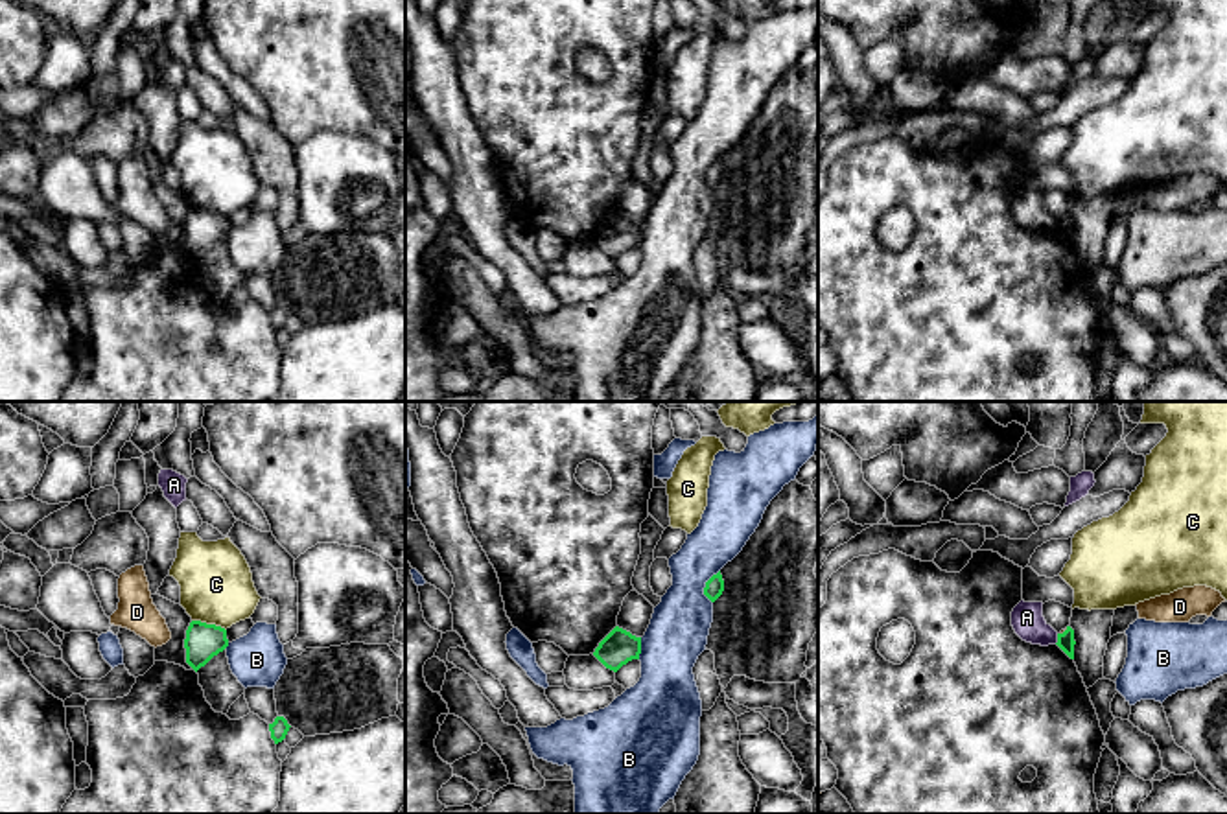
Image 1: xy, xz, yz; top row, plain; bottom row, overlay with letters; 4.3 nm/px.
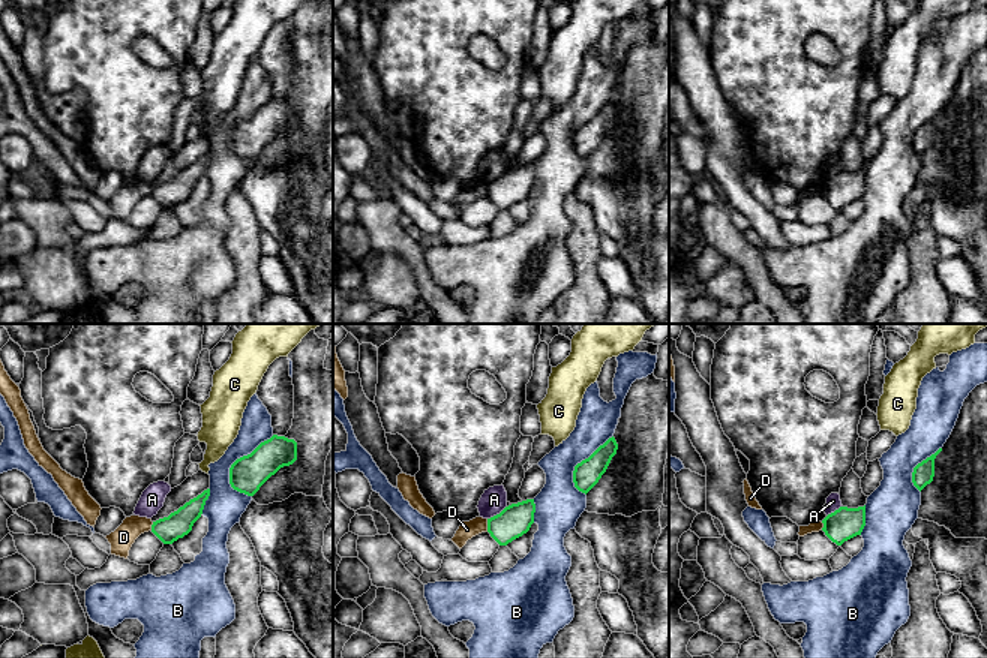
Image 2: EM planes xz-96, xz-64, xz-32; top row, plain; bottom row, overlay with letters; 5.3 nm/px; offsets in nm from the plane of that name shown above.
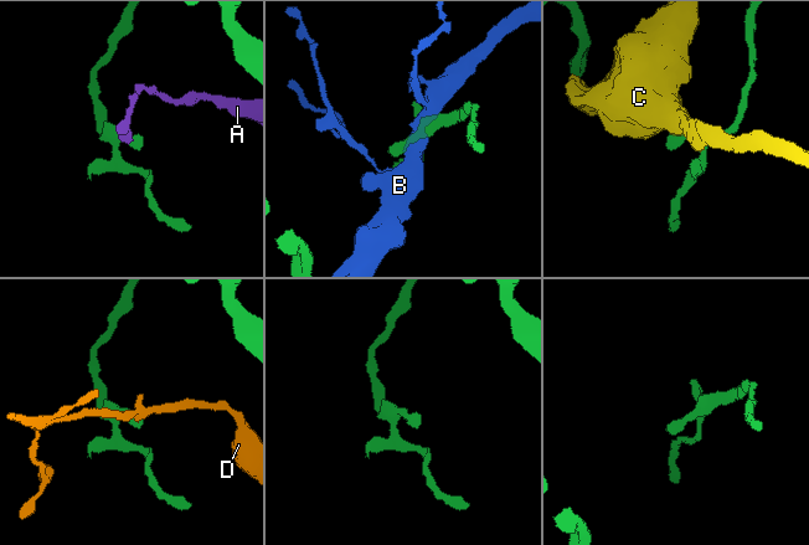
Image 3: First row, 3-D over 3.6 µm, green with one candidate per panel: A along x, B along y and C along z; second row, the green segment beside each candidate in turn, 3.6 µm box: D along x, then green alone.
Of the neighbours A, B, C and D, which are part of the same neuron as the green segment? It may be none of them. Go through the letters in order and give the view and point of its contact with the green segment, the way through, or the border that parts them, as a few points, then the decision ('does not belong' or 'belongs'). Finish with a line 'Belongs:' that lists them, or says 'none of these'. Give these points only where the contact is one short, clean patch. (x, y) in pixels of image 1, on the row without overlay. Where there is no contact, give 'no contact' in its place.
A: meets green in yz at (1058, 227); does not belong
B: meets green in xz at (706, 174); does not belong
C: meets green in xy at (209, 212); does not belong
D: meets green in yz at (1065, 218); border along yz (1067, 216), (1060, 221); does not belong
Belongs: none of these

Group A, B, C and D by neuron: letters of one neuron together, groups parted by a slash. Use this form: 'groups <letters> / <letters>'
groups A / B / C / D

